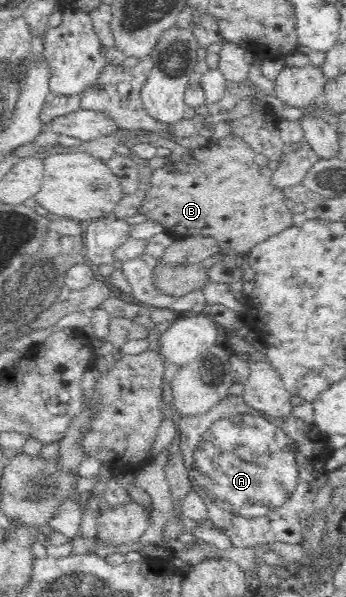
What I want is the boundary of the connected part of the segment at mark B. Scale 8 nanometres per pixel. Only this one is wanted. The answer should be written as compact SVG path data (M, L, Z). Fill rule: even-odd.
M224 137L224 139L208 140L208 143L203 143L201 146L196 146L195 148L188 148L186 155L182 153L182 150L178 148L176 153L172 153L167 157L164 157L164 165L158 167L155 171L152 172L150 189L144 197L142 197L142 202L138 213L144 215L146 219L150 221L155 221L158 225L161 225L165 233L168 233L170 236L176 237L185 237L185 236L202 236L202 237L213 237L216 240L217 248L221 254L229 254L234 256L247 255L249 251L257 244L263 241L266 241L271 235L290 227L292 222L293 213L290 211L290 208L287 207L285 202L283 190L279 190L276 186L271 184L271 177L273 175L272 169L267 166L258 165L255 162L256 151L246 140L238 137ZM173 155L180 155L180 161L174 161L172 159Z

